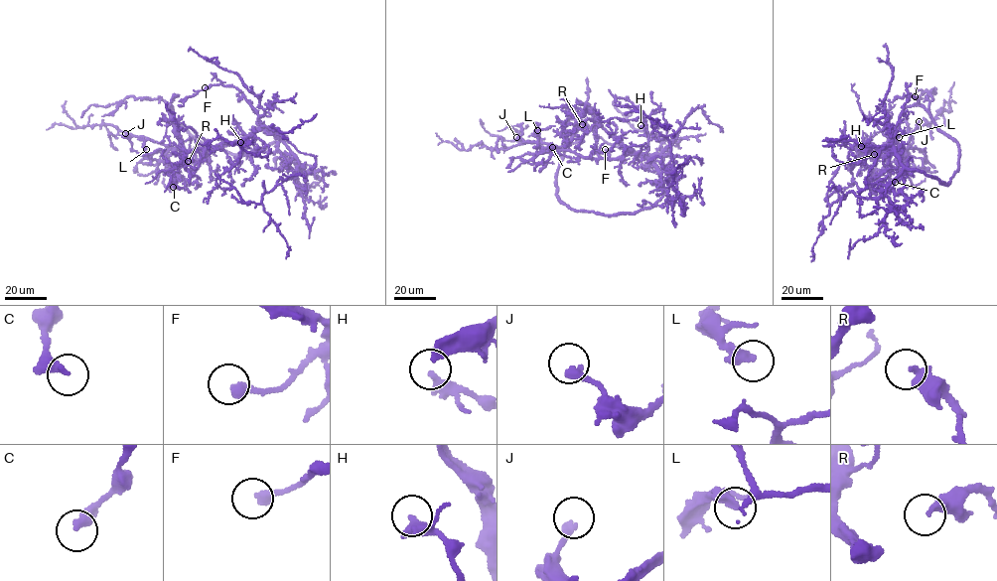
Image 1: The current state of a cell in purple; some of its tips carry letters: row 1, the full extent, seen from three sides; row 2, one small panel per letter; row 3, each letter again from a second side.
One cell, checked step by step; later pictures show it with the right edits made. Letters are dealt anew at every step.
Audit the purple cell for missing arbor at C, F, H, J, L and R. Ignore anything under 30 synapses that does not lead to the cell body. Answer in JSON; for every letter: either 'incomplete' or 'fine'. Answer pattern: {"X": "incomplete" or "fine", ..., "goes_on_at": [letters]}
{"C": "fine", "F": "fine", "H": "fine", "J": "fine", "L": "fine", "R": "fine", "goes_on_at": []}

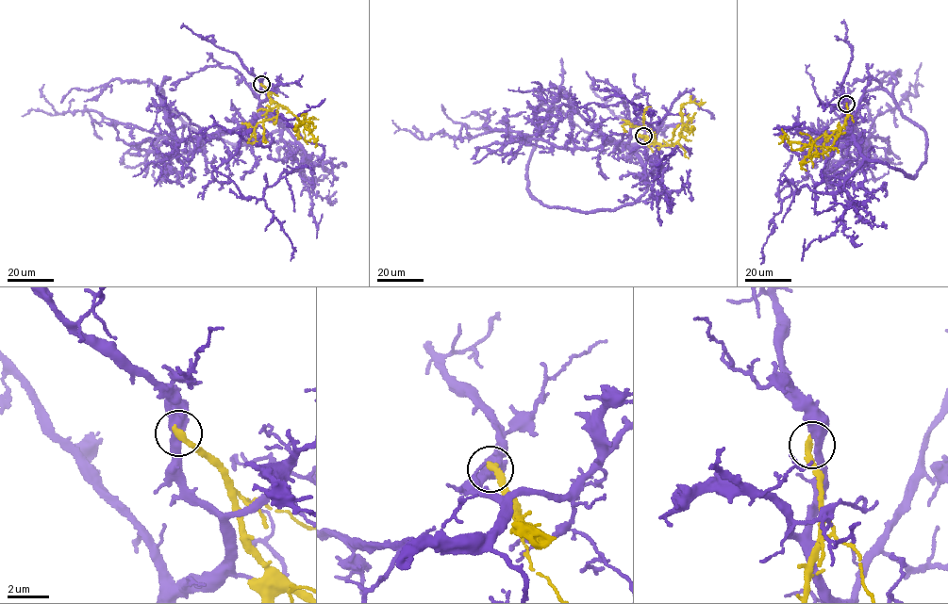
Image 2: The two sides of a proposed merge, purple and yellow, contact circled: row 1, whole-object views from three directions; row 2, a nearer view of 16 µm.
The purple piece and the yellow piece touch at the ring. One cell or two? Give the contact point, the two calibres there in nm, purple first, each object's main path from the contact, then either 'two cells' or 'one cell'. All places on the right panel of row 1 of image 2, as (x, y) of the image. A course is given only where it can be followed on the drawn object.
at (846, 104); 460 nm thick on the purple side, 360 nm on the other; purple runs (846, 104), (850, 140), (864, 148), (844, 119), (856, 117), (870, 90), (892, 95), (900, 70), (884, 75); yellow runs (846, 104), (844, 123), (829, 148), (789, 141), (785, 137), (779, 143); two cells

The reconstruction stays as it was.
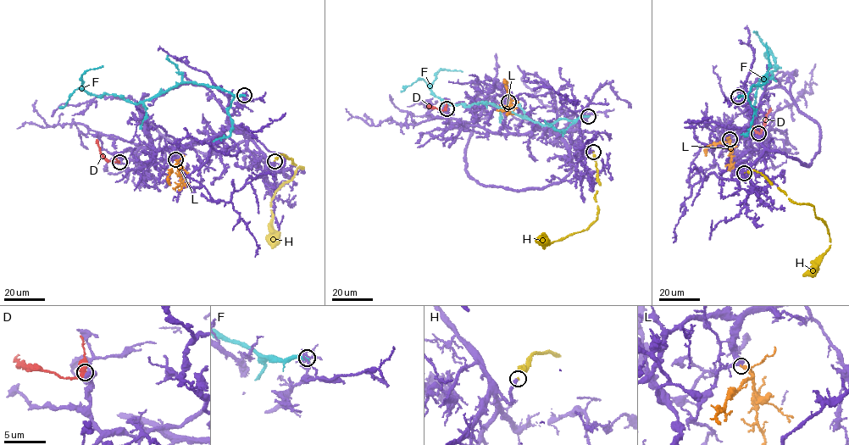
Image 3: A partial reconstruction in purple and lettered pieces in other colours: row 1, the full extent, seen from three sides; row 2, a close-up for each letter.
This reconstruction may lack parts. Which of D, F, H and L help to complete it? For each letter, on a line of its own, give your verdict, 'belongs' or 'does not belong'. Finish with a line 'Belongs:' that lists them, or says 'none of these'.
D: does not belong
F: does not belong
H: belongs
L: belongs
Belongs: H, L

